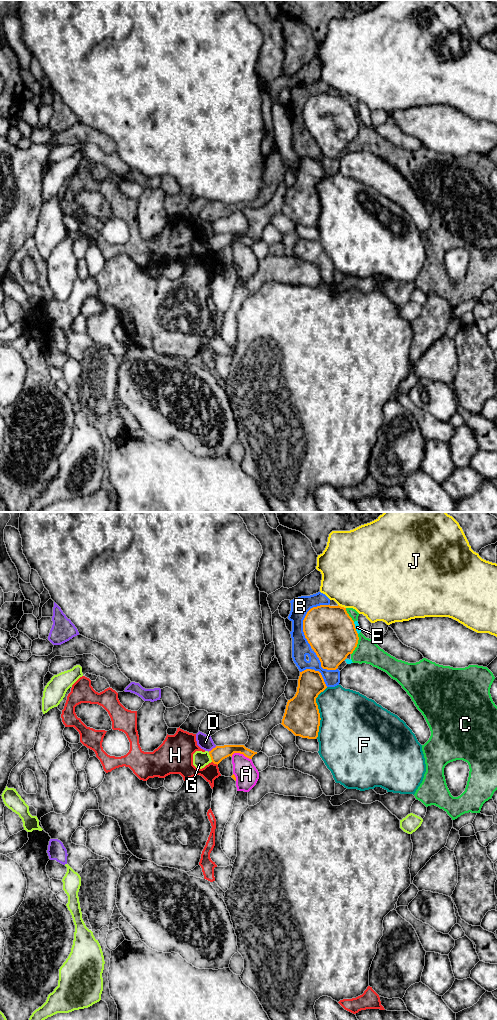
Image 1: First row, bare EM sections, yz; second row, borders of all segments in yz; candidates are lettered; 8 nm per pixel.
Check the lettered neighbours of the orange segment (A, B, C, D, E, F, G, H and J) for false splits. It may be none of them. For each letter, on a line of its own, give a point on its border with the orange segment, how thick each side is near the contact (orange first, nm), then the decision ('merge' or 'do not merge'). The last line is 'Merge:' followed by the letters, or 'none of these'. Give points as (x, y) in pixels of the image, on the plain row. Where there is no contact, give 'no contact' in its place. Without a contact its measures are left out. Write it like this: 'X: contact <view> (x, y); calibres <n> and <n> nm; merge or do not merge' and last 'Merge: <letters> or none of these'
A: contact yz (241, 241); calibres 120 and 180 nm; do not merge
B: contact yz (304, 107); calibres 400 and 150 nm; do not merge
C: contact yz (357, 131); calibres 400 and 190 nm; do not merge
D: contact yz (213, 236); calibres 120 and 120 nm; do not merge
E: contact yz (355, 116); calibres 400 and 40 nm; do not merge
F: contact yz (318, 200); calibres 280 and 440 nm; do not merge
G: contact yz (210, 244); calibres 120 and 130 nm; do not merge
H: contact yz (215, 251); calibres 120 and 150 nm; do not merge
J: contact yz (342, 95); calibres 400 and 480 nm; do not merge
Merge: none of these

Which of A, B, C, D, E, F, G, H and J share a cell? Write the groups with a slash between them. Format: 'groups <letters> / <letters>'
groups A / B C E / D J / F / G / H

